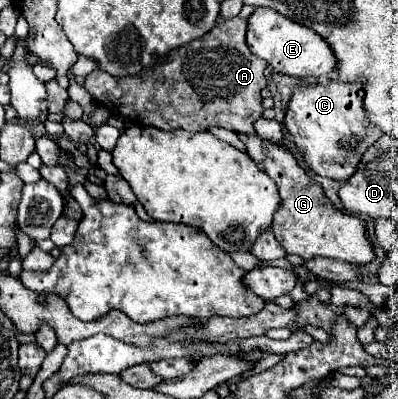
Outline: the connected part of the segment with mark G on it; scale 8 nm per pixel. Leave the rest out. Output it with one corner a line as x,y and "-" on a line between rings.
255,134
241,136
241,142
247,146
247,154
253,158
259,170
263,170
277,184
281,206
273,218
273,234
287,252
299,254
303,260
313,256
335,258
349,264
367,264
373,260
371,244
365,238
365,222
337,210
325,196
323,188
307,176
287,148
263,142

